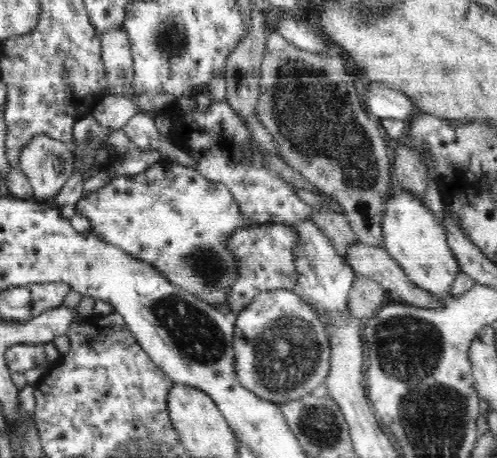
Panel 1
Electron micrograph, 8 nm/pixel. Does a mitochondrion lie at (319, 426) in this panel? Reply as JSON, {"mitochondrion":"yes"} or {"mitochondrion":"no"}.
{"mitochondrion":"yes"}

